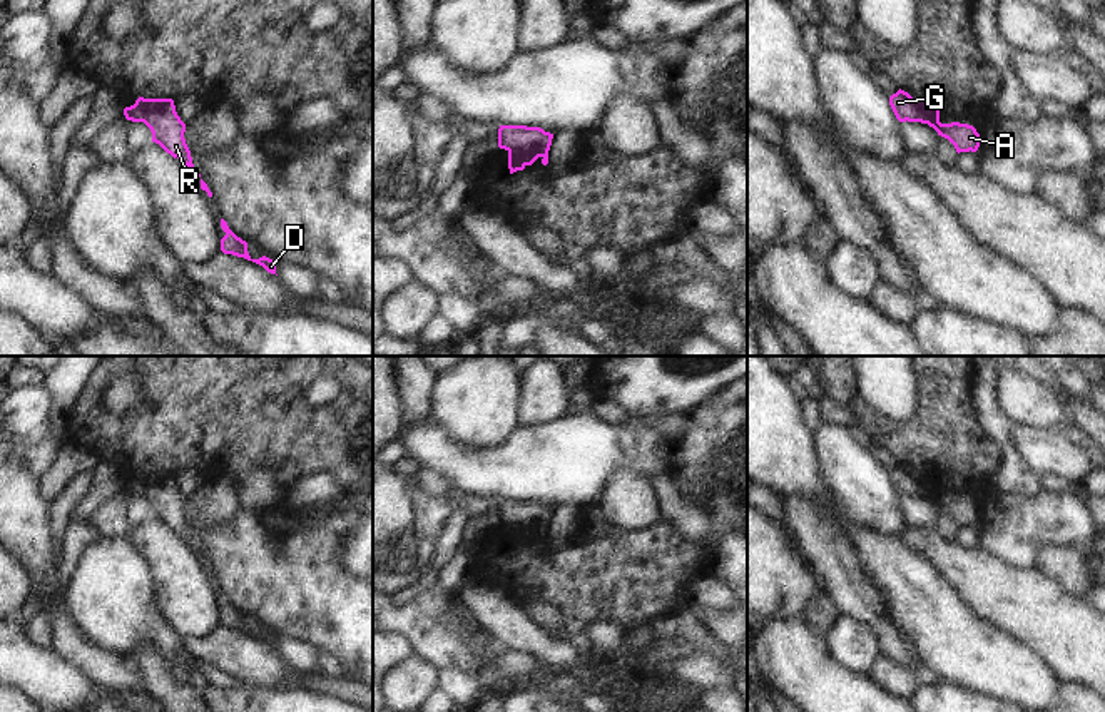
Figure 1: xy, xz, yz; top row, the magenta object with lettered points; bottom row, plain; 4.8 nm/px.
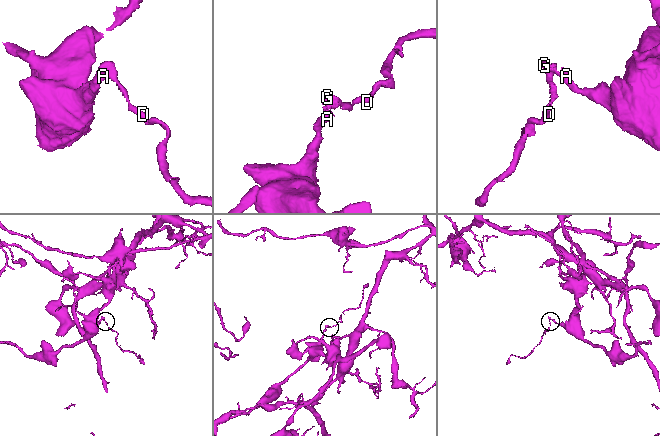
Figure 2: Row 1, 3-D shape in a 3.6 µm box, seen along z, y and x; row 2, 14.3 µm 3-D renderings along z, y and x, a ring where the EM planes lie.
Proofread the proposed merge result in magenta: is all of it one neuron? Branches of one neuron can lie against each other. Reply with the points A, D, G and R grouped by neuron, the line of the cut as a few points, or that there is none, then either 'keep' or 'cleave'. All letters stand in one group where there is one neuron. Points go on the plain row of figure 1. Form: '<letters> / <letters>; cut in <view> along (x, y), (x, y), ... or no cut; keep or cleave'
A / D G R; cut in xz along (509, 523), (515, 523), (525, 539); cleave

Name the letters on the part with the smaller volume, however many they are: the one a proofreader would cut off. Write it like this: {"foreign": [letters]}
{"foreign": ["D", "G", "R"]}

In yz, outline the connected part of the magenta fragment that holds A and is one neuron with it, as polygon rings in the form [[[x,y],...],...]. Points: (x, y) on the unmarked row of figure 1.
[[[929,470],[914,473],[914,480],[921,488],[921,498],[933,501],[938,510],[948,513],[956,526],[976,526],[980,521],[980,508],[973,500],[951,496],[940,496],[940,476]]]

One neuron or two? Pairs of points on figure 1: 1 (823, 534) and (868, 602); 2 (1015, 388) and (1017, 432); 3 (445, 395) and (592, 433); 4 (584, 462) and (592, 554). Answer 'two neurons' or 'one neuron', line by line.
1: one neuron
2: two neurons
3: two neurons
4: two neurons

